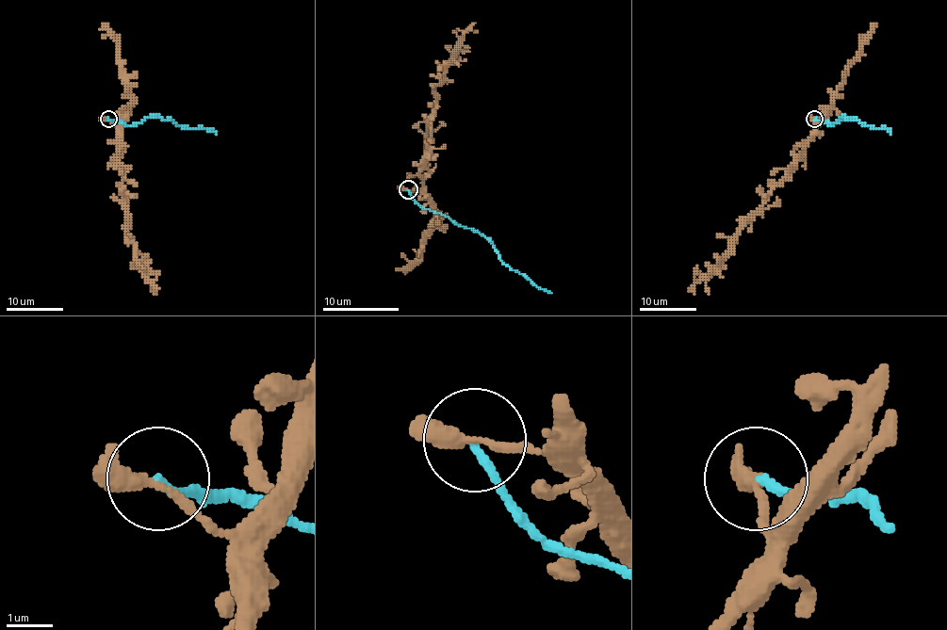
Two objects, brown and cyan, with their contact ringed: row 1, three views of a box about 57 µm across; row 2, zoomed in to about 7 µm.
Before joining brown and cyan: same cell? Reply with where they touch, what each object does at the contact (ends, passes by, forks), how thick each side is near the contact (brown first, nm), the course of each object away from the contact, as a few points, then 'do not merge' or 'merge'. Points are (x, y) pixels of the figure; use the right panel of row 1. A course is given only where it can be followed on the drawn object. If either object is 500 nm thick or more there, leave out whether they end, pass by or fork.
place (814, 119); brown passes by; cyan ends; calibres 280 and 170 nm; course brown (814, 120), (816, 128), (805, 154), (739, 231), (732, 250), (713, 270), (694, 282), (696, 270); course cyan (814, 120), (827, 121), (833, 125), (844, 117), (870, 126), (886, 128), (891, 134); do not merge

